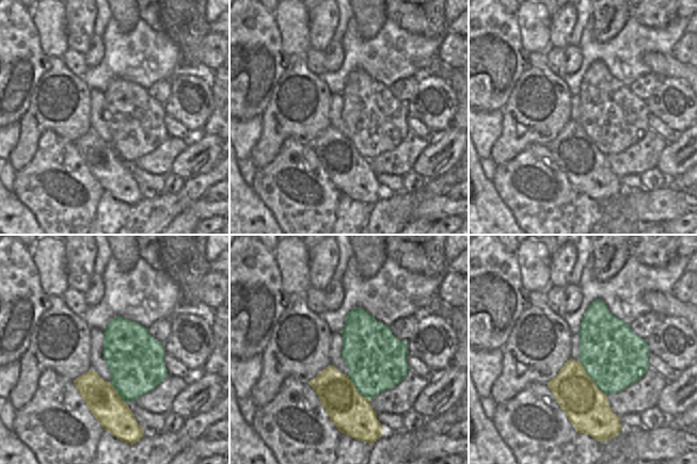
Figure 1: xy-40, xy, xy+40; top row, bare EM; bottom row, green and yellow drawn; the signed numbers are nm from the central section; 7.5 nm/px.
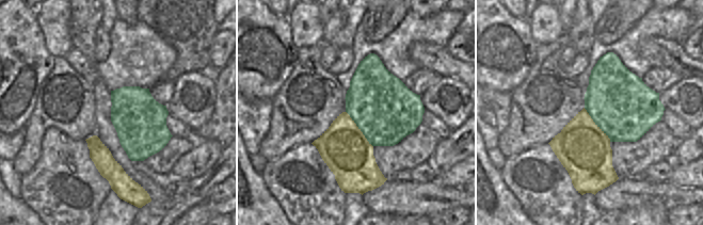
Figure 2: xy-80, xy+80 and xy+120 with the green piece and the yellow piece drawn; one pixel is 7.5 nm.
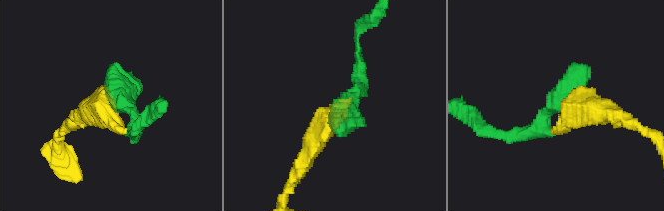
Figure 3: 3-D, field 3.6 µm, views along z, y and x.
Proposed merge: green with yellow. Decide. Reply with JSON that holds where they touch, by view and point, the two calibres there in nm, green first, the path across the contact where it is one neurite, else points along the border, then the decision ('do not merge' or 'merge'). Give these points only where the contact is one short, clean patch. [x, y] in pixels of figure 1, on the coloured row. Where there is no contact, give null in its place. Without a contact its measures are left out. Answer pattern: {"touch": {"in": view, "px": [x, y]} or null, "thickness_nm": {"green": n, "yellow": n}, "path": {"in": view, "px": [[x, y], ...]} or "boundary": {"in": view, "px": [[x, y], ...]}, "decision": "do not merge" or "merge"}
{"touch": {"in": "xy+40", "px": [589, 377]}, "thickness_nm": {"green": 480, "yellow": 320}, "decision": "merge"}

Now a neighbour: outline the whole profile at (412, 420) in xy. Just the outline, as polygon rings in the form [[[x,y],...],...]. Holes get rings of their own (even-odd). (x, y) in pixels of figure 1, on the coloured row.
[[[410,410],[402,415],[402,431],[406,431],[408,433],[418,431],[424,426],[425,421],[426,419],[424,416],[414,410]]]

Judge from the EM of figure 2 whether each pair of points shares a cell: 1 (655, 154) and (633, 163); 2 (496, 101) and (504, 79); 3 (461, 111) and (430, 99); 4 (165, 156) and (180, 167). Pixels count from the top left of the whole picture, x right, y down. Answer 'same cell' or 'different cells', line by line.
1: same cell
2: different cells
3: same cell
4: different cells

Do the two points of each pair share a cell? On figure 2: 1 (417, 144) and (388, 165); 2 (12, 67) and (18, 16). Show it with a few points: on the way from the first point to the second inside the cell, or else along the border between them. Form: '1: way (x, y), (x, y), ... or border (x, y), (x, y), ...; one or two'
1: way (410, 151), (396, 160); one
2: way (14, 54), (14, 29); one

